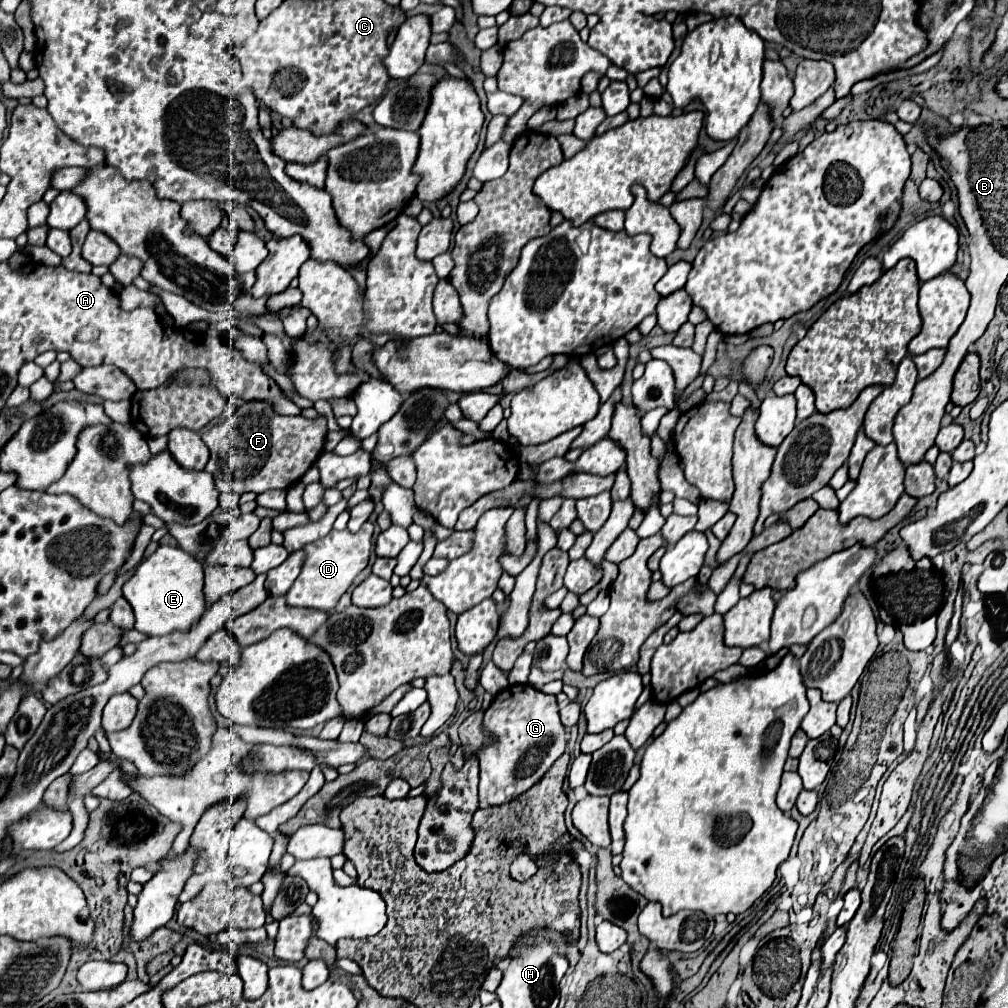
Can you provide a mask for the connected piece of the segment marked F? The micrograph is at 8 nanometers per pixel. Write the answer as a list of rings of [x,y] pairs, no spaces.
[[[264,401],[242,403],[236,413],[224,423],[212,427],[202,435],[210,449],[210,461],[206,471],[214,477],[220,493],[264,493],[270,489],[288,489],[292,483],[316,463],[324,447],[326,419],[318,417],[310,421],[306,417],[282,417]]]

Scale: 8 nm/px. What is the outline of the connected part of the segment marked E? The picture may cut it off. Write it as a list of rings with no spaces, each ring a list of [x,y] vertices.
[[[160,545],[146,561],[142,561],[134,575],[124,583],[122,597],[132,605],[136,627],[146,635],[168,635],[172,631],[188,631],[208,609],[202,593],[204,571],[192,555],[180,547]]]

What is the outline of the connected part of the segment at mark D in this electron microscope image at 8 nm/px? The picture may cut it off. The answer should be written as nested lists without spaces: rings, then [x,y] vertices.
[[[366,521],[360,531],[336,531],[332,529],[326,537],[316,539],[304,547],[306,561],[302,567],[302,573],[286,593],[286,603],[292,607],[306,607],[306,609],[318,609],[318,611],[332,611],[338,603],[338,599],[346,593],[346,589],[352,585],[354,577],[368,565],[368,557],[374,549],[372,545],[372,531],[374,525]]]

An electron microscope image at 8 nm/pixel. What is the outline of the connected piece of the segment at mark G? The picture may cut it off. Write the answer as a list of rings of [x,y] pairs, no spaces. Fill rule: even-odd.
[[[512,685],[500,691],[484,711],[482,727],[492,741],[472,755],[480,765],[480,807],[502,805],[516,799],[536,785],[566,751],[566,731],[560,723],[556,697],[544,695],[530,685]]]

